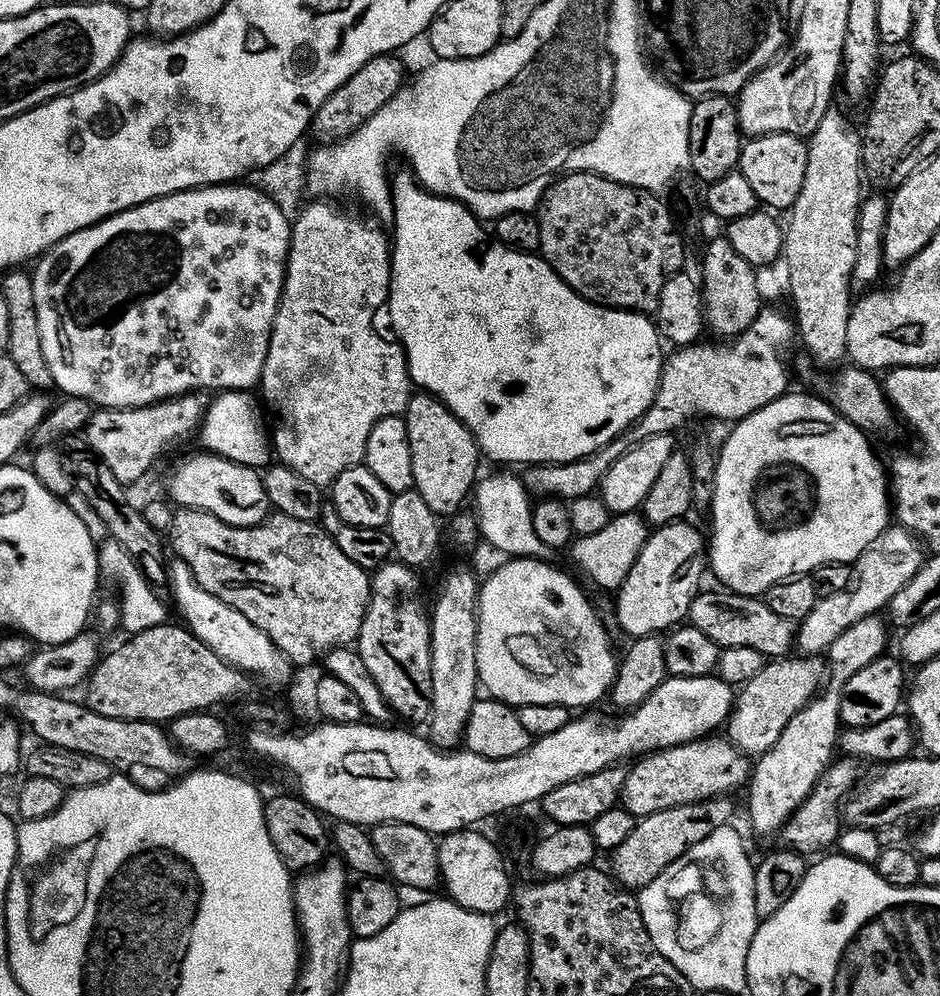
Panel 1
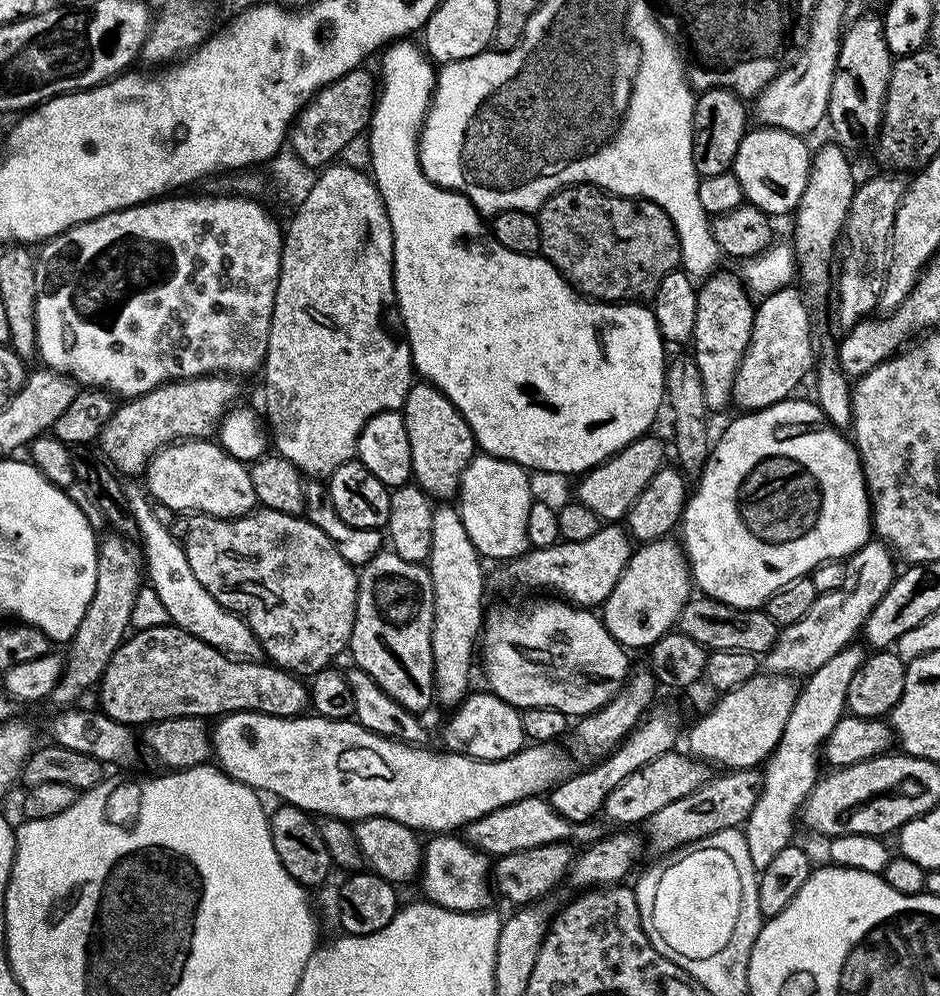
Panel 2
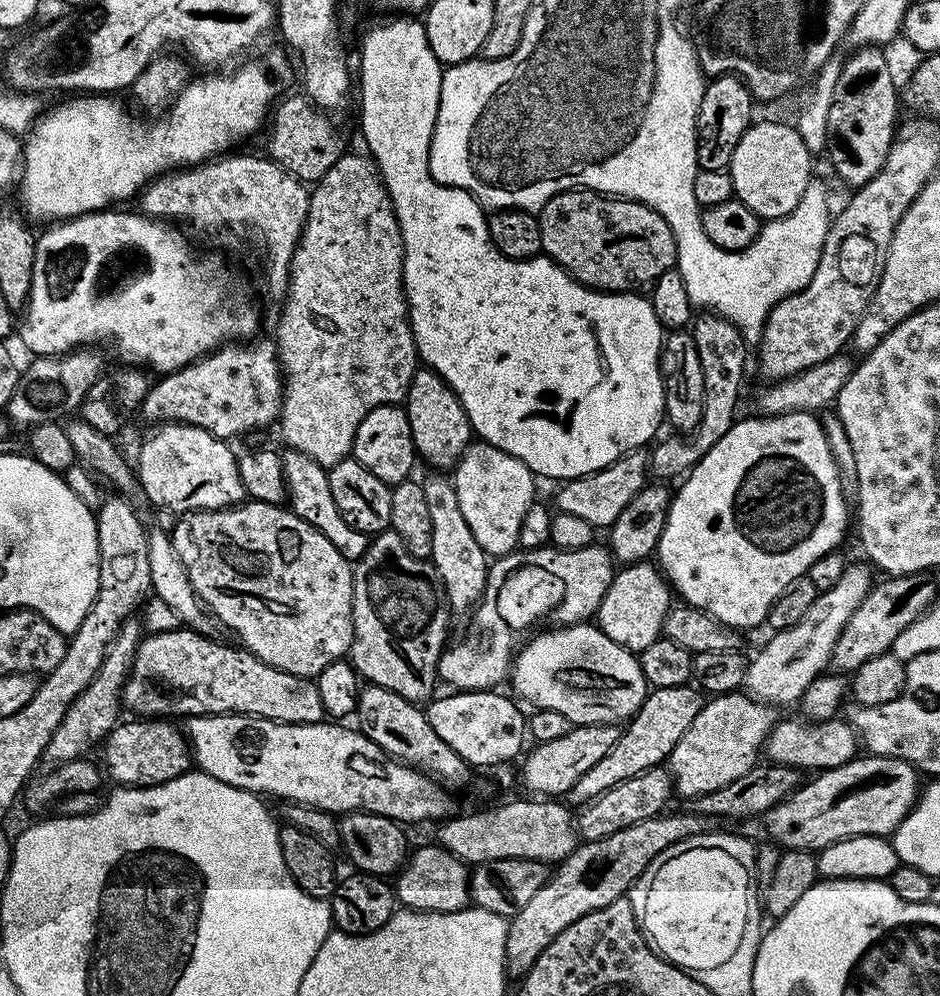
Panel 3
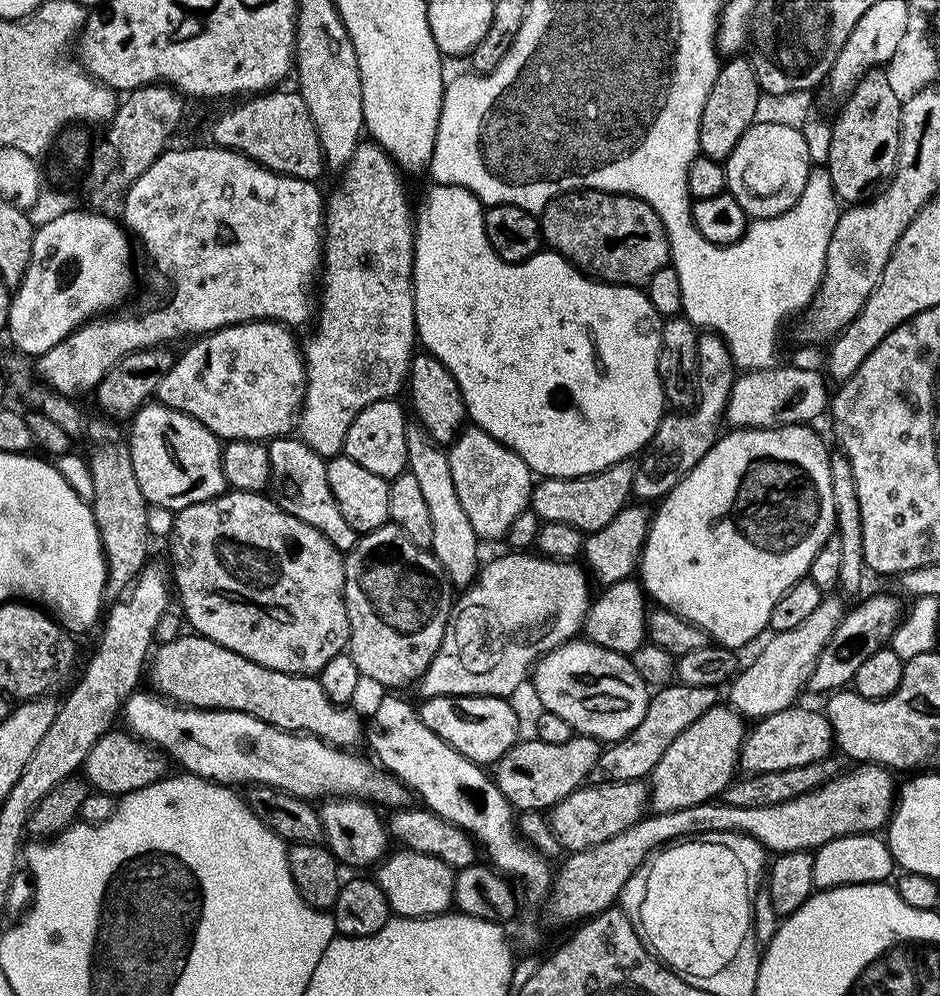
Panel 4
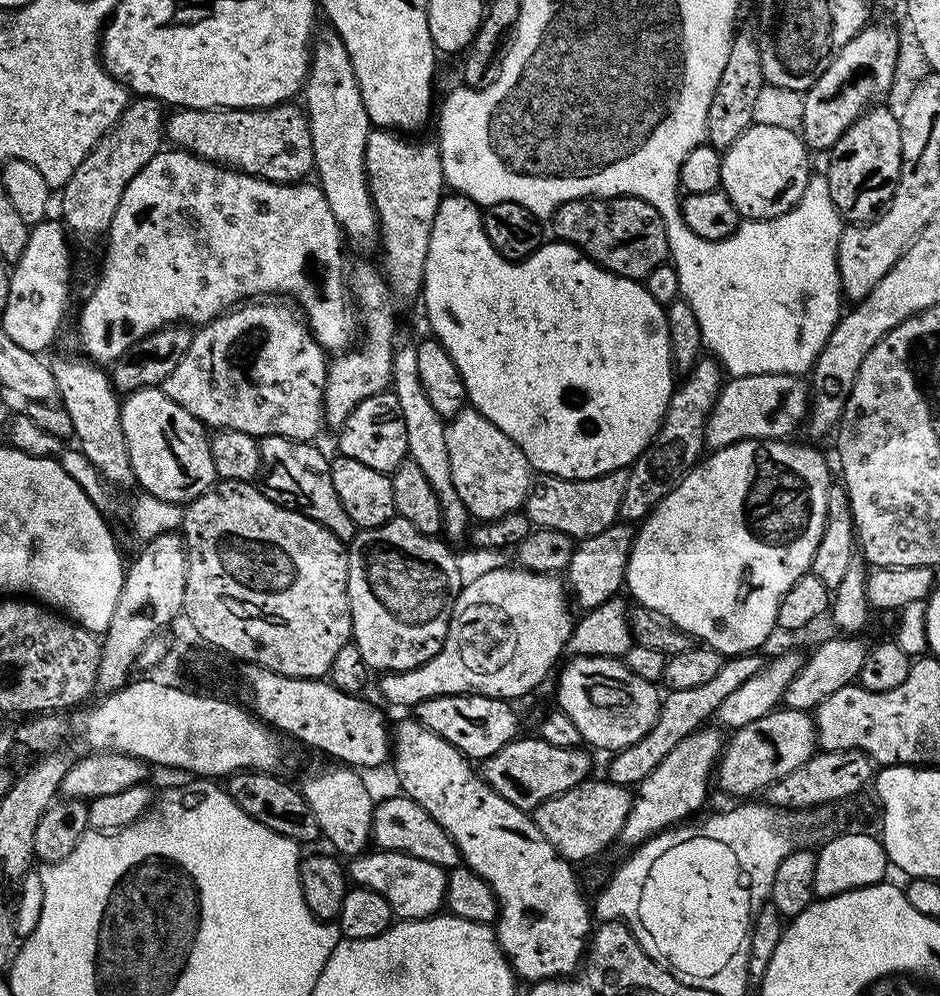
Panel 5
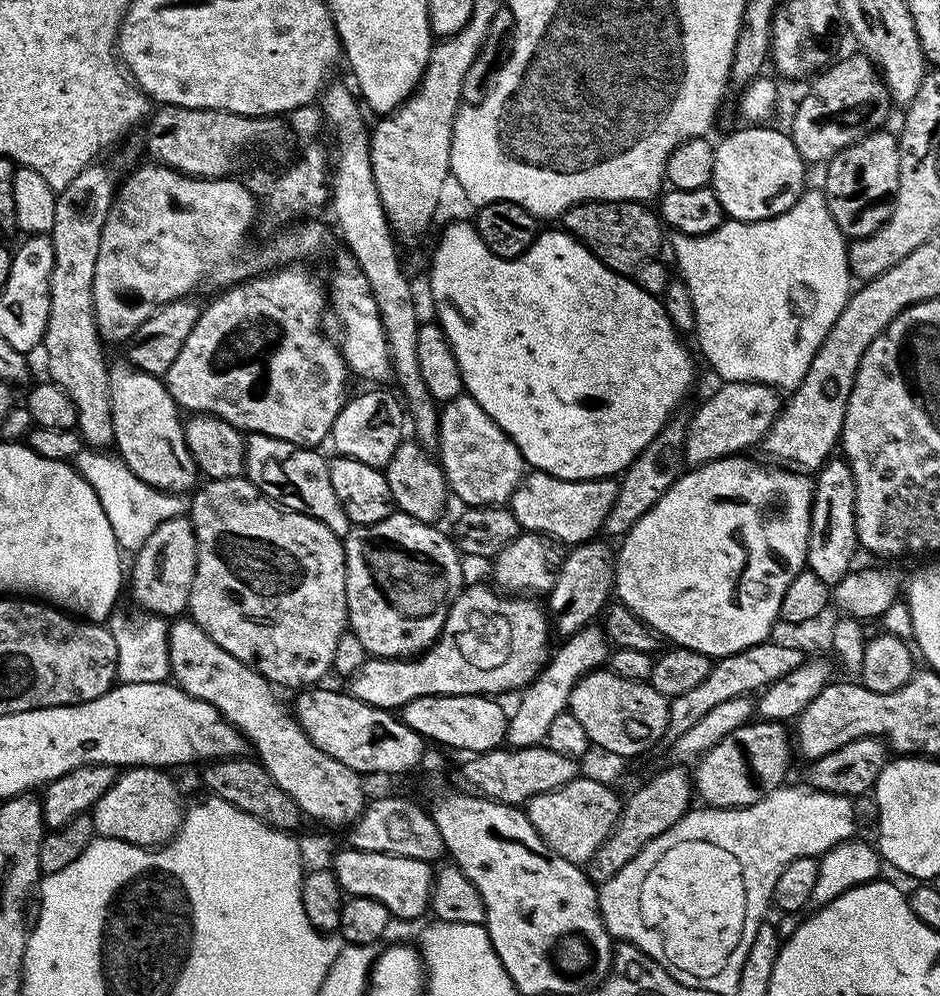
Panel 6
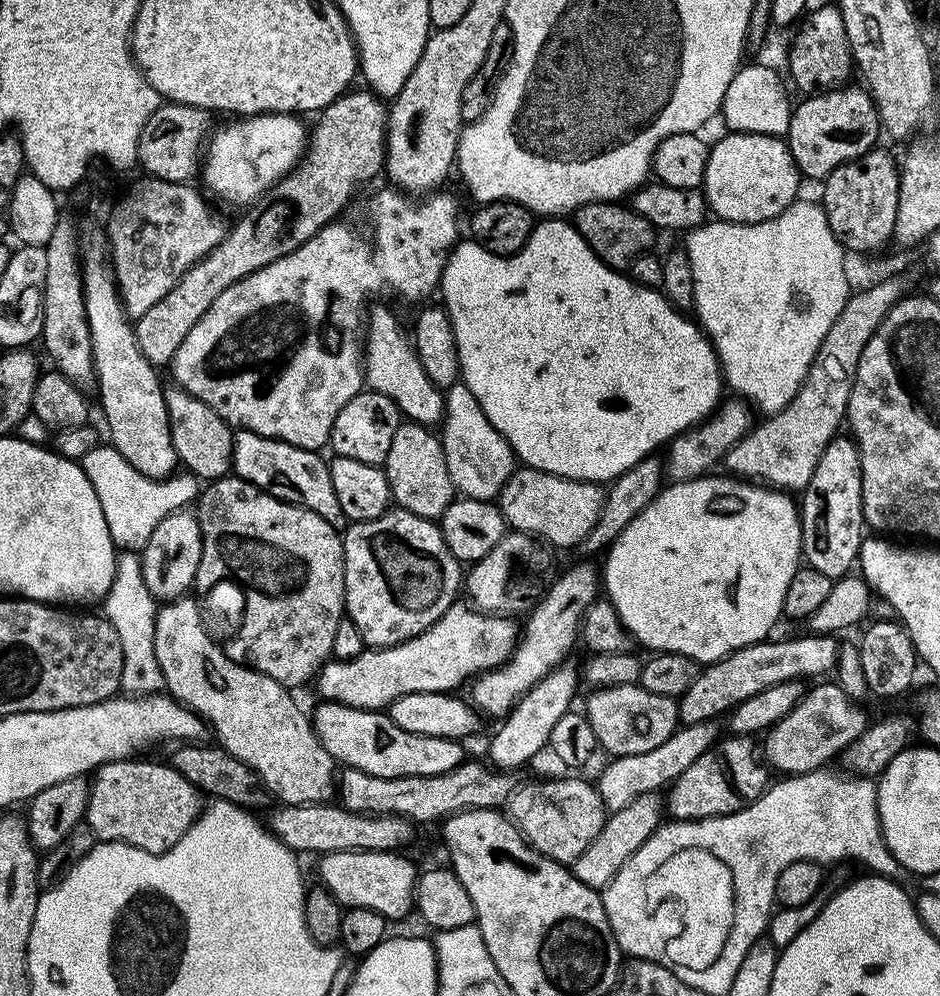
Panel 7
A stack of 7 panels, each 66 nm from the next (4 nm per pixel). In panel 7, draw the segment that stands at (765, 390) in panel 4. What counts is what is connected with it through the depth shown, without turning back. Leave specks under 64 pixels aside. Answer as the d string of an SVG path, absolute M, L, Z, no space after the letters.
M725 399L707 420L689 428L667 445L666 476L669 481L690 482L709 475L715 469L712 467L719 465L724 455L751 430L754 426L753 409L743 399L731 399Z

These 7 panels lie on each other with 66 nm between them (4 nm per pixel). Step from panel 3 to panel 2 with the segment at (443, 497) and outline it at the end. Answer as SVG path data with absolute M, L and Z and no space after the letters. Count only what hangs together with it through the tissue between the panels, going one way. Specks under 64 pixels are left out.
M444 502L439 506L433 507L432 517L434 518L434 527L432 539L430 541L430 550L432 553L428 555L426 567L430 578L434 582L434 634L432 635L432 657L434 658L434 678L436 679L436 690L434 693L434 700L437 705L441 704L445 710L451 710L456 705L464 701L464 697L469 695L470 687L468 688L468 679L472 676L472 655L477 655L478 641L482 636L482 629L486 623L486 607L484 608L484 565L485 561L482 559L478 549L475 548L474 542L470 540L470 535L466 532L466 527L463 525L460 517L459 507L453 506L451 503Z

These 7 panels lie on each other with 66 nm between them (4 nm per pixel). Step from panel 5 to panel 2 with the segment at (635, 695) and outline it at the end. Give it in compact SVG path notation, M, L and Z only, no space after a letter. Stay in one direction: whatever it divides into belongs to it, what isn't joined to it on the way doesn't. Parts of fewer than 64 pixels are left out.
M560 598L555 599L536 600L533 604L526 605L525 608L504 608L501 612L489 611L487 613L486 623L482 629L482 656L484 652L484 672L488 675L489 684L487 684L487 687L493 696L502 698L508 704L512 704L515 708L521 710L525 708L553 708L554 710L562 710L570 718L589 716L592 712L597 712L599 708L609 704L623 688L624 681L630 675L630 667L628 668L629 653L608 633L603 619L597 613L596 616L592 613L595 611L584 606L577 606L571 602L565 602Z

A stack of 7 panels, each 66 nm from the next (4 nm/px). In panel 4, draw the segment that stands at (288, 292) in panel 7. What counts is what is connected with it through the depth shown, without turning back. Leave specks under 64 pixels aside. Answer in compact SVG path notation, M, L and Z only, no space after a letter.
M249 320L247 324L231 324L229 328L220 328L217 332L209 332L199 338L193 339L192 344L184 353L177 355L168 370L164 373L161 382L158 383L155 399L168 408L173 408L179 412L185 412L192 416L202 426L206 426L213 434L220 437L221 441L231 442L233 440L258 440L261 442L271 442L277 438L284 438L288 432L297 427L300 418L300 409L304 407L304 389L308 387L308 373L304 366L304 353L301 345L296 345L296 340L292 337L293 329L287 324L279 323L275 320Z

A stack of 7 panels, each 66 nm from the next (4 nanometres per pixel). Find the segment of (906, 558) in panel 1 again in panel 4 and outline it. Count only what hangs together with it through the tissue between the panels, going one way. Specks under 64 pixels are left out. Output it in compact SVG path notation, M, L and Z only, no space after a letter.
M836 594L825 595L816 609L802 622L802 626L794 626L794 630L775 633L764 644L764 649L737 671L730 687L727 689L727 703L735 712L745 718L763 718L770 714L778 714L778 710L786 710L797 703L796 700L808 687L808 679L836 627L840 625L846 611L840 605L841 597Z

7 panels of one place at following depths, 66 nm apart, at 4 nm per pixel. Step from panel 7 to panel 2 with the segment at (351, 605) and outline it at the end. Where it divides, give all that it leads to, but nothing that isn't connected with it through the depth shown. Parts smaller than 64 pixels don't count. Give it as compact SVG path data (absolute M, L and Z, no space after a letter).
M390 550L378 553L374 558L370 558L370 562L363 565L358 572L358 594L356 595L356 621L354 622L354 630L352 637L347 646L347 651L352 652L351 663L355 667L360 668L366 674L370 674L370 678L374 678L374 682L378 682L378 686L382 686L382 690L386 690L386 694L390 694L390 698L394 698L394 702L398 702L398 706L402 706L406 710L417 714L424 714L428 707L433 707L434 693L436 690L436 679L434 678L434 658L432 657L432 635L434 634L434 582L430 578L427 567L424 564L415 564L414 562L406 562L406 558L398 558L398 554L394 554Z

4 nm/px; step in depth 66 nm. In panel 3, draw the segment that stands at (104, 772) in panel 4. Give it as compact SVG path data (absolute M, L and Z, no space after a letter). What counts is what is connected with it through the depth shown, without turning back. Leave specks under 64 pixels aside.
M128 718L117 723L104 737L103 771L116 786L125 788L149 788L162 782L170 782L182 774L193 771L192 745L187 735L175 728L168 718Z

